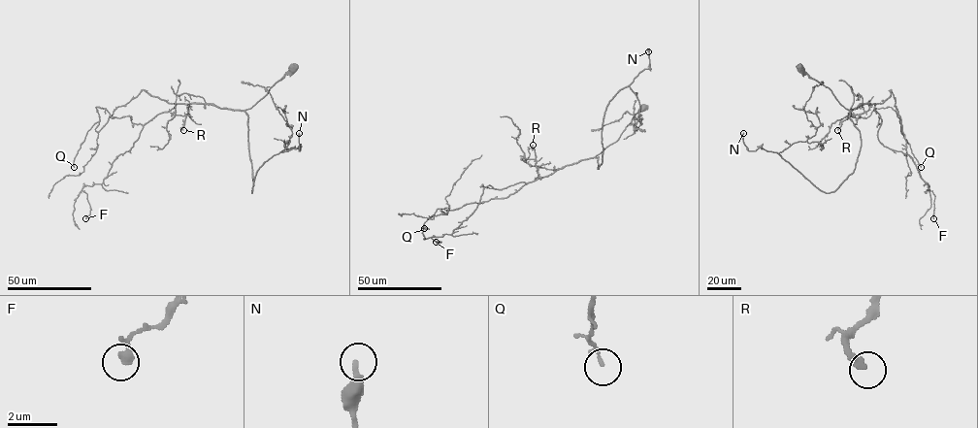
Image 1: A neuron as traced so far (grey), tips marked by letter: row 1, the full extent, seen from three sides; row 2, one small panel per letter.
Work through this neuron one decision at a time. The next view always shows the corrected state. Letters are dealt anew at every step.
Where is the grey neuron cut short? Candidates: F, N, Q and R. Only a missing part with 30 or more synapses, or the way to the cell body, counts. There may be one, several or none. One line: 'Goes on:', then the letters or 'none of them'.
Goes on: N

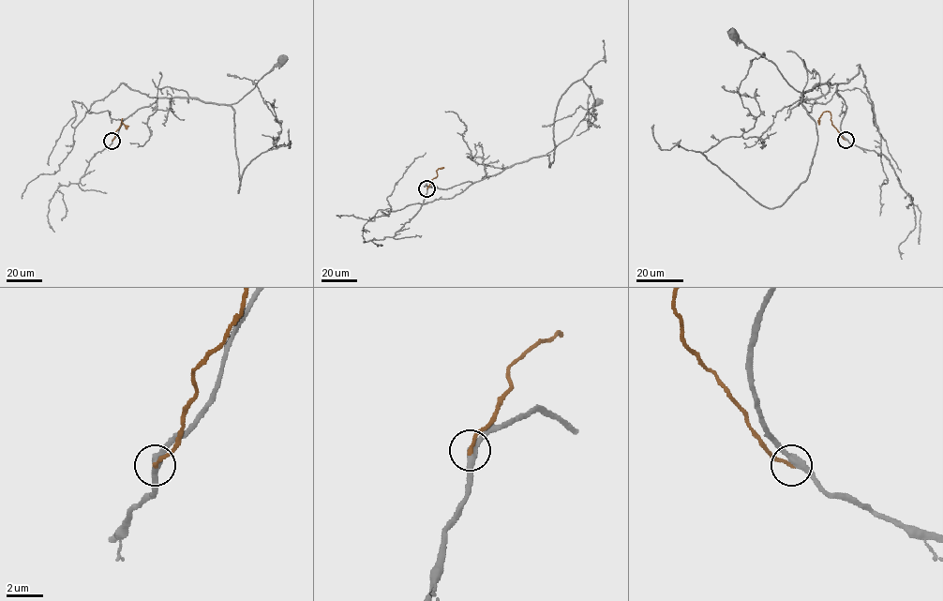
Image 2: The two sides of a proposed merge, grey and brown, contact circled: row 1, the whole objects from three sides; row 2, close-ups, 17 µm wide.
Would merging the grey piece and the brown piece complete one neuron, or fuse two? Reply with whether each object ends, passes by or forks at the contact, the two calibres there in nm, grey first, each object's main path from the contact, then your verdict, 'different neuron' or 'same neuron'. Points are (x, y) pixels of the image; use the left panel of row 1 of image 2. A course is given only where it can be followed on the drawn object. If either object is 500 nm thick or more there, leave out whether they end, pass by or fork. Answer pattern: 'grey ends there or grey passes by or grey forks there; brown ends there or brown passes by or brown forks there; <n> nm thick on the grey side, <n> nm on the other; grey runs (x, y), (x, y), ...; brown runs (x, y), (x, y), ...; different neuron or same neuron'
grey passes by; brown ends there; 360 nm thick on the grey side, 190 nm on the other; grey runs (112, 141), (123, 120), (158, 97), (195, 97), (218, 104), (236, 103), (281, 60); brown runs (112, 141), (122, 118), (127, 128); different neuron

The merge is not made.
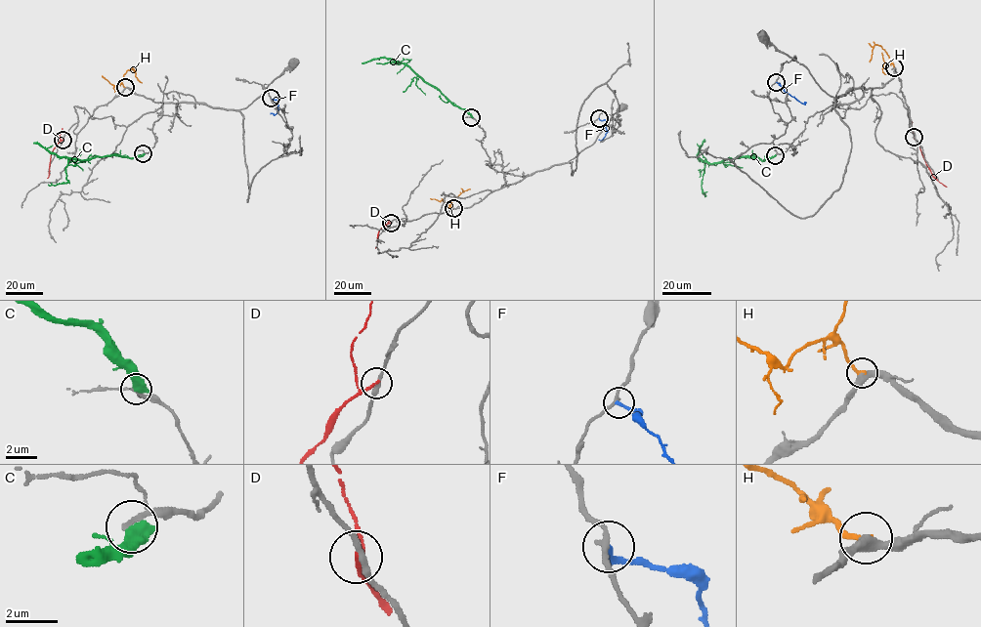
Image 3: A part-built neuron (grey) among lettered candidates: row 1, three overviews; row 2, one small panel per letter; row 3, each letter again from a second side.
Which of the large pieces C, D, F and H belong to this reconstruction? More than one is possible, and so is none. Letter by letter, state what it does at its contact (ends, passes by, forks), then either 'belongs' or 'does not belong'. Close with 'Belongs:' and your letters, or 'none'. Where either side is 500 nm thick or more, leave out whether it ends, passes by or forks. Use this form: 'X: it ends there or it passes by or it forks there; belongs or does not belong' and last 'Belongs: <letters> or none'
C: does not belong
D: it ends there; does not belong
F: it ends there; does not belong
H: it ends there; belongs
Belongs: H

